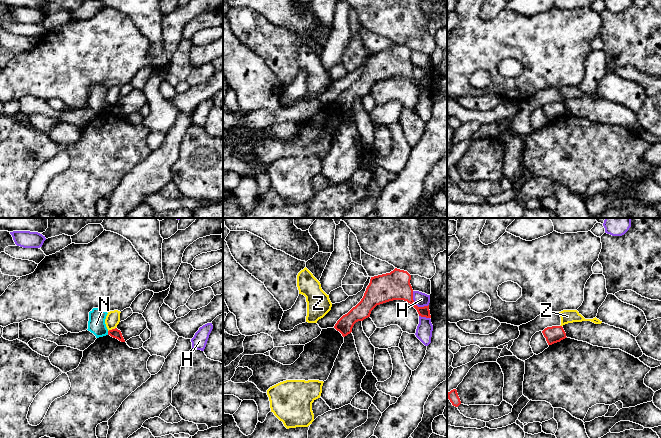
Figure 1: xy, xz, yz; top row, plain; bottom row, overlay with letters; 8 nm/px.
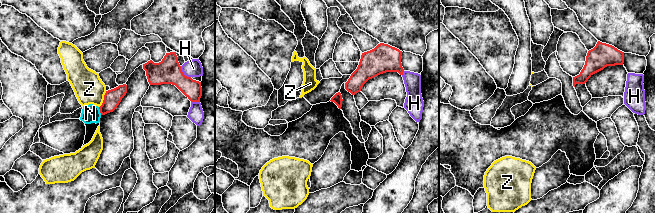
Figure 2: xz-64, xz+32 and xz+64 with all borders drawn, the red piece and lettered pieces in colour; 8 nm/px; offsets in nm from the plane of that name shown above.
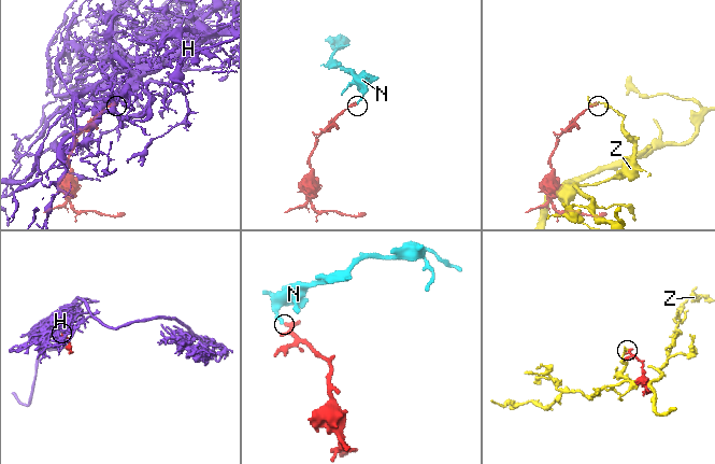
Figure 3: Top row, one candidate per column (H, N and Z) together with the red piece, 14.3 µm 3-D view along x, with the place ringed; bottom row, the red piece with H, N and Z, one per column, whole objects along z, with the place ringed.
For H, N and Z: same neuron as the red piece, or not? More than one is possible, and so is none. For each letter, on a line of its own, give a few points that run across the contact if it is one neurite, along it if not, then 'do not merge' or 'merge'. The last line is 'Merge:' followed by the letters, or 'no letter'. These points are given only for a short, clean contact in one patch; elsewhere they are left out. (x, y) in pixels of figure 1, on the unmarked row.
H: xz (412, 67), (412, 75), (418, 82), (428, 81) | do not merge
N: xy (107, 107), (108, 110) | do not merge
Z: xy (115, 103), (108, 107) | do not merge
Merge: no letter

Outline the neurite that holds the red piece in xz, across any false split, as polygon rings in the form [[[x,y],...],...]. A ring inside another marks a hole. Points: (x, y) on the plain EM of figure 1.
[[[397,44],[390,49],[371,53],[361,77],[343,91],[334,104],[345,113],[352,108],[356,98],[370,93],[371,87],[377,81],[393,76],[407,77],[417,86],[419,92],[431,94],[429,81],[418,83],[415,80],[410,56],[411,51],[407,47]]]

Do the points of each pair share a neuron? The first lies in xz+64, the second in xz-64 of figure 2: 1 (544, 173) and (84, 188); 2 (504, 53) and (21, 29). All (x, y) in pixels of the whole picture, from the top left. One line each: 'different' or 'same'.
1: different
2: same

